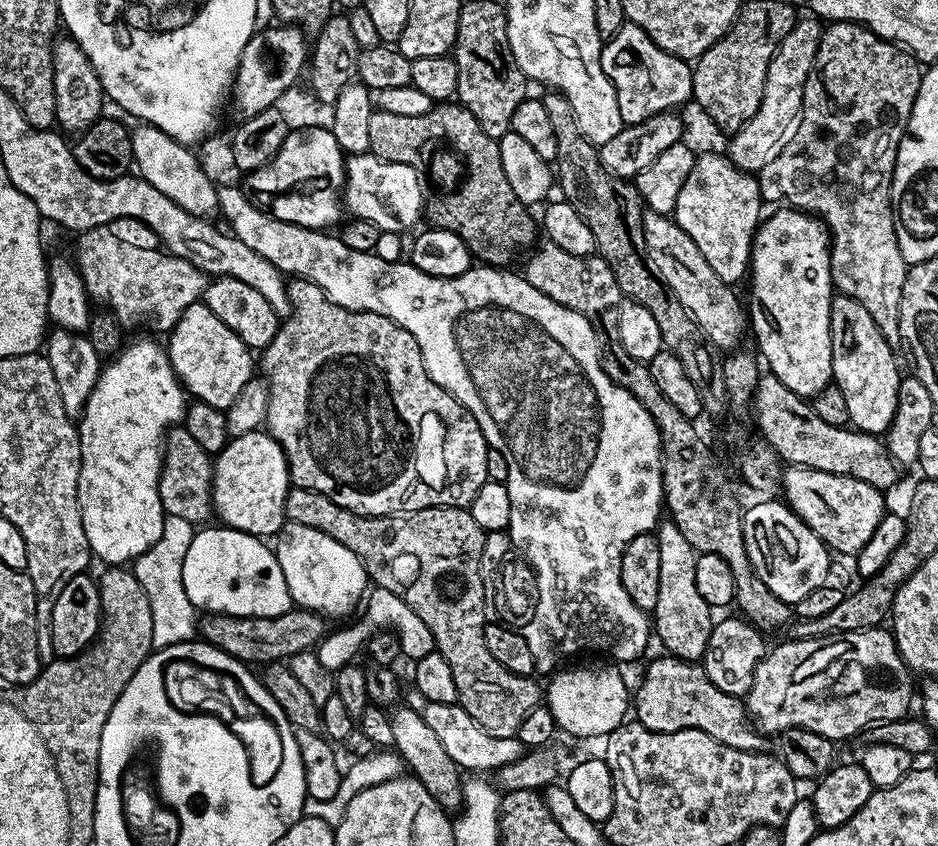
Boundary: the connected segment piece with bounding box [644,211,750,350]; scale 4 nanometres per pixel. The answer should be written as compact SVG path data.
M645 211L644 214L644 254L648 261L649 268L659 276L661 282L682 302L682 306L692 315L694 322L702 330L705 338L718 350L736 350L741 347L740 339L749 327L750 320L746 315L746 308L740 305L740 300L736 297L737 289L733 285L722 282L718 274L714 274L714 269L710 267L710 262L702 258L702 250L694 246L690 234L683 232L676 224L672 216L663 216L657 212Z

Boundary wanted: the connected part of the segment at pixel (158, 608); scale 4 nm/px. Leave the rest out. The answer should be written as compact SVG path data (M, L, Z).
M165 515L158 542L134 561L136 577L150 602L150 618L154 618L153 649L187 644L197 635L198 609L190 602L182 582L182 562L186 562L186 550L190 550L193 535L194 525L186 522L186 518Z

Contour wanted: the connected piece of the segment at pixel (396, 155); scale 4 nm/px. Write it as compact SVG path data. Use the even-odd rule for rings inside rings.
M459 102L437 103L418 118L402 118L402 114L373 111L370 130L372 131L371 152L378 158L392 163L409 164L412 160L424 158L426 140L428 140L428 148L432 148L434 142L444 136L456 142L456 146L466 154L468 160L497 160L500 157L497 137L486 134L478 118L474 118L474 114L470 114L470 110L466 110Z

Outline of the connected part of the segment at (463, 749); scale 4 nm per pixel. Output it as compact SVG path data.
M415 690L409 692L408 700L406 696L407 707L414 709L422 722L426 722L430 730L434 730L434 735L442 741L446 754L450 754L450 758L454 758L454 762L462 770L468 771L469 768L472 771L469 773L472 774L494 774L502 766L525 754L524 745L515 736L494 738L494 734L486 734L486 730L482 730L482 726L478 726L478 722L474 722L474 718L470 718L470 714L466 714L466 710L459 703L439 704L422 698L422 694Z

